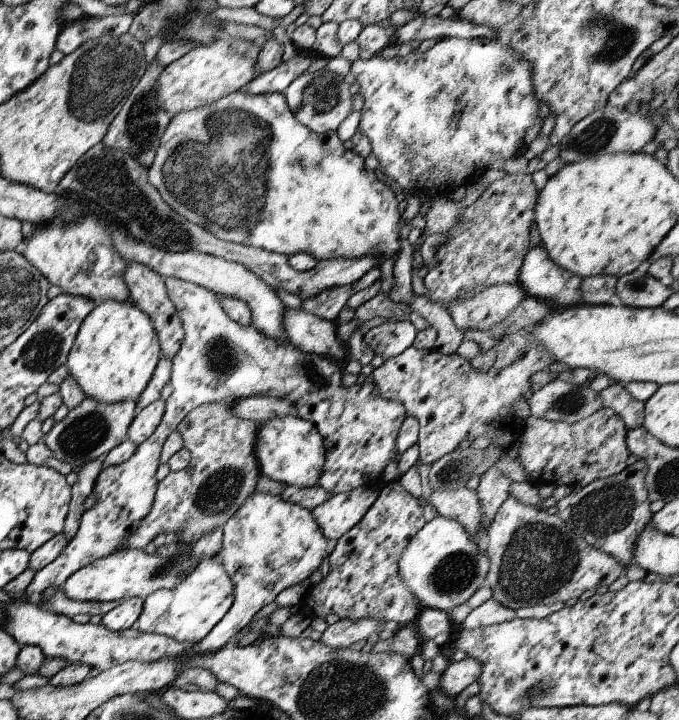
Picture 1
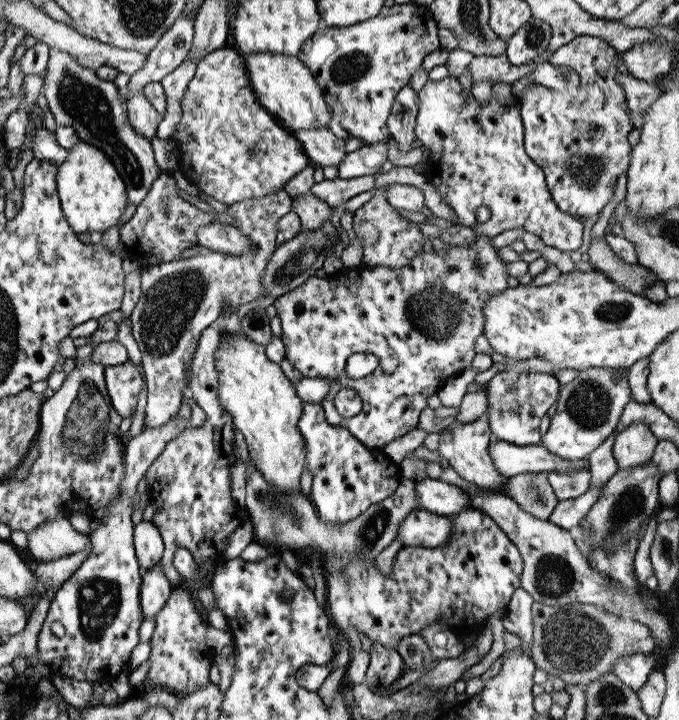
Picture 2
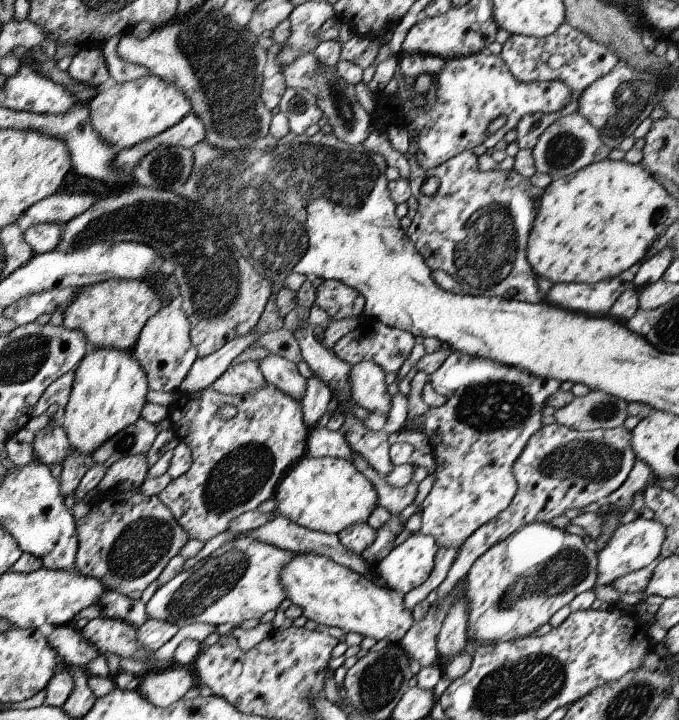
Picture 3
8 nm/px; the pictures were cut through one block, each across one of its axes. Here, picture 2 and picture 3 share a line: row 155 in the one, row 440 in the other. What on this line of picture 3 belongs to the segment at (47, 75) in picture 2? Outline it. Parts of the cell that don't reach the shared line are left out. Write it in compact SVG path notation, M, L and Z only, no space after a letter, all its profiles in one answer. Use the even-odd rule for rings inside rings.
M139 417L133 424L105 440L89 457L93 462L107 468L124 456L145 455L157 436L154 426Z

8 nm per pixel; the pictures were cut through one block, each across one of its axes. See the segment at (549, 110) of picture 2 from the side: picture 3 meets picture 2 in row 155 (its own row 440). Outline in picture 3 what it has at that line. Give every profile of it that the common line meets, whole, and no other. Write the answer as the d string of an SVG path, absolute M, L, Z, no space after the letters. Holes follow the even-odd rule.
M561 424L543 425L525 444L517 460L513 461L511 472L516 480L516 491L502 510L474 530L457 550L455 560L443 582L435 588L436 598L445 598L457 580L464 578L469 567L493 544L505 540L514 530L532 522L549 523L565 510L583 508L593 502L601 502L607 494L617 490L633 466L635 457L631 452L631 433L623 425L612 429L577 431Z

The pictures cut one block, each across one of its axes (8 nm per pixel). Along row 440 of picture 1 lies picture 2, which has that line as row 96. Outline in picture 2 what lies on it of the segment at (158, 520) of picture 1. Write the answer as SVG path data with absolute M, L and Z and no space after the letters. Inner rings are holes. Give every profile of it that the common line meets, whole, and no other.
M224 45L196 63L195 74L182 94L182 115L171 138L171 143L179 150L179 163L200 174L189 180L191 184L227 206L273 192L310 164L301 143L256 101L246 76L243 55L238 50Z

